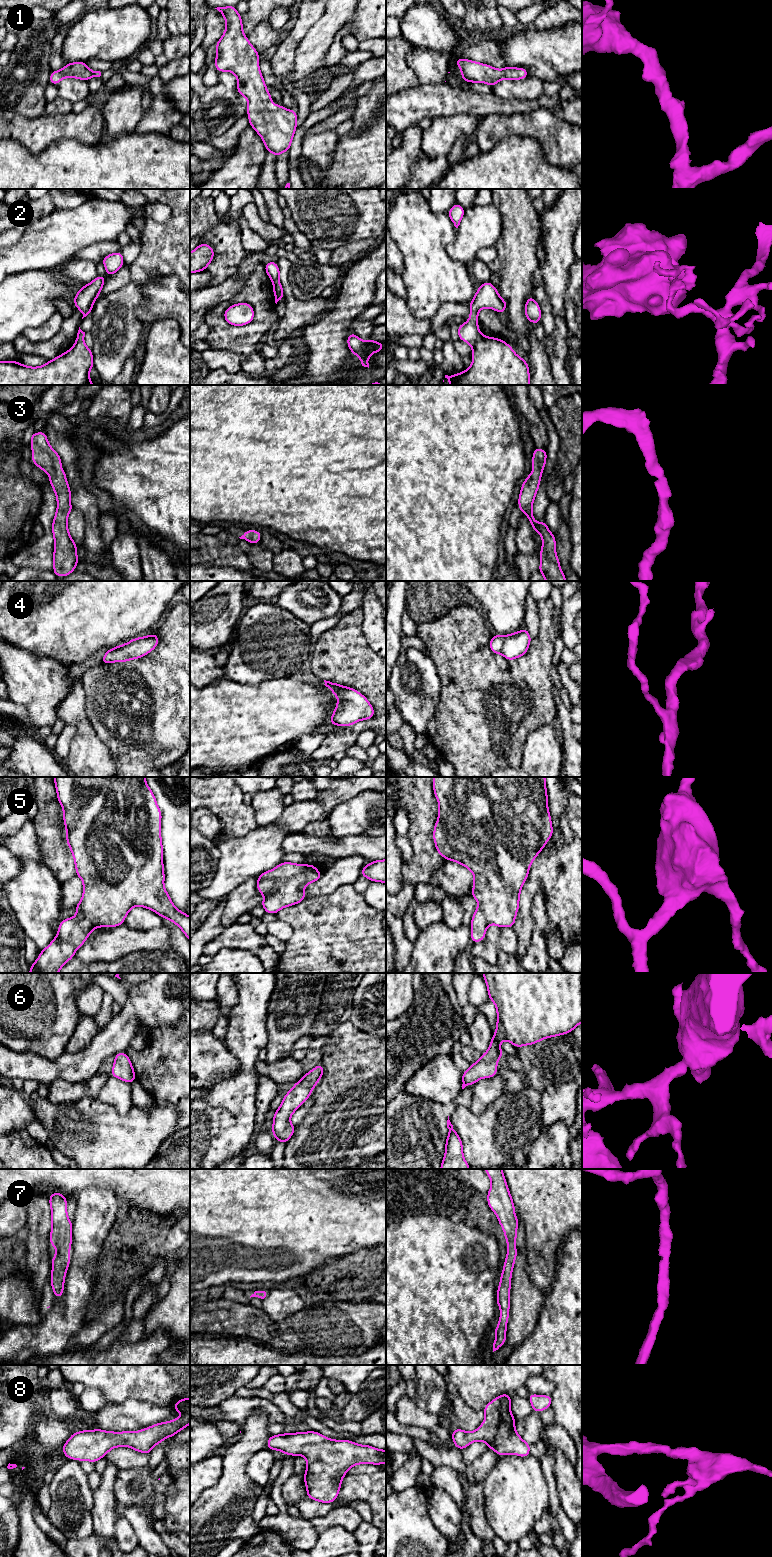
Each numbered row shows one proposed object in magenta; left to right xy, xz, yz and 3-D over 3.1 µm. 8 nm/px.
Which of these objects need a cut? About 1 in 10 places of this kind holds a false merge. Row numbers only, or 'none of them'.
2

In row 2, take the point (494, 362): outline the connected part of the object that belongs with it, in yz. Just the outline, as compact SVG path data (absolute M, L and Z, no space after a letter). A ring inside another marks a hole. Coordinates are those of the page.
M482 336L472 348L471 366L455 375L445 375L450 385L530 385L529 366L501 339Z

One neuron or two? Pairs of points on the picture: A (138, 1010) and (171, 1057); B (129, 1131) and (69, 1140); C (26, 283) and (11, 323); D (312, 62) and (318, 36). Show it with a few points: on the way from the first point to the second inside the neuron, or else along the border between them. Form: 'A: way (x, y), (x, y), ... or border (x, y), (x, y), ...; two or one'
A: border (175, 1024), (158, 1025), (148, 1031); two
B: way (114, 1138), (84, 1138); one
C: way (26, 293), (11, 309), (11, 313); one
D: way (312, 56), (312, 49), (316, 42); one

